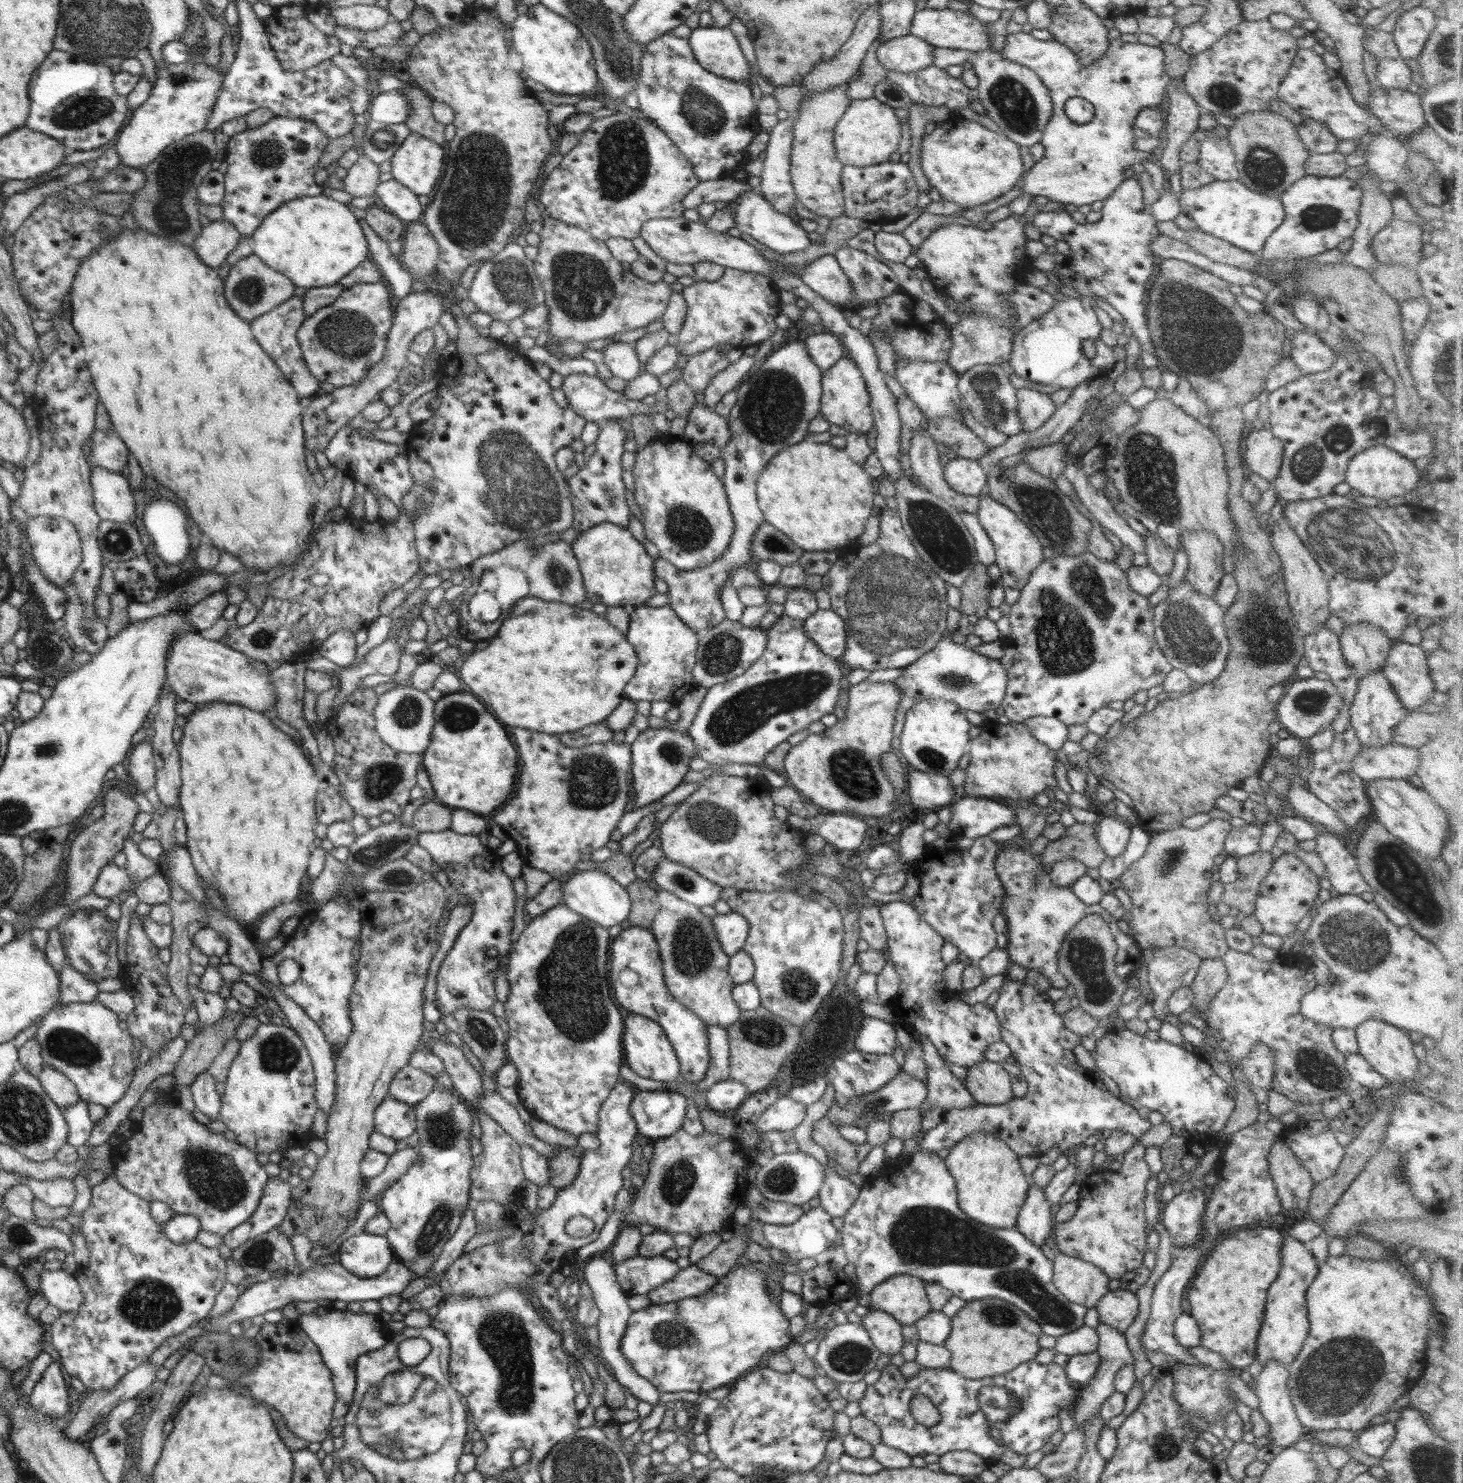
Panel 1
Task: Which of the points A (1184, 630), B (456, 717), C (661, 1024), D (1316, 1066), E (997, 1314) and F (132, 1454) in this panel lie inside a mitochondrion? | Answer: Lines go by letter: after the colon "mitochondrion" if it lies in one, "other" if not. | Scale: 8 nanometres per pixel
A: mitochondrion
B: mitochondrion
C: other
D: mitochondrion
E: mitochondrion
F: other

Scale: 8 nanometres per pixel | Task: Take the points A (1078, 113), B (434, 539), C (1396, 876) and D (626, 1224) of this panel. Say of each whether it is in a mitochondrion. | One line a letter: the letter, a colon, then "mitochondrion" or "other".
A: other
B: other
C: mitochondrion
D: other

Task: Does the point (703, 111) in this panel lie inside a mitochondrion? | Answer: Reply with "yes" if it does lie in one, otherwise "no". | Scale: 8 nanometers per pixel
yes

